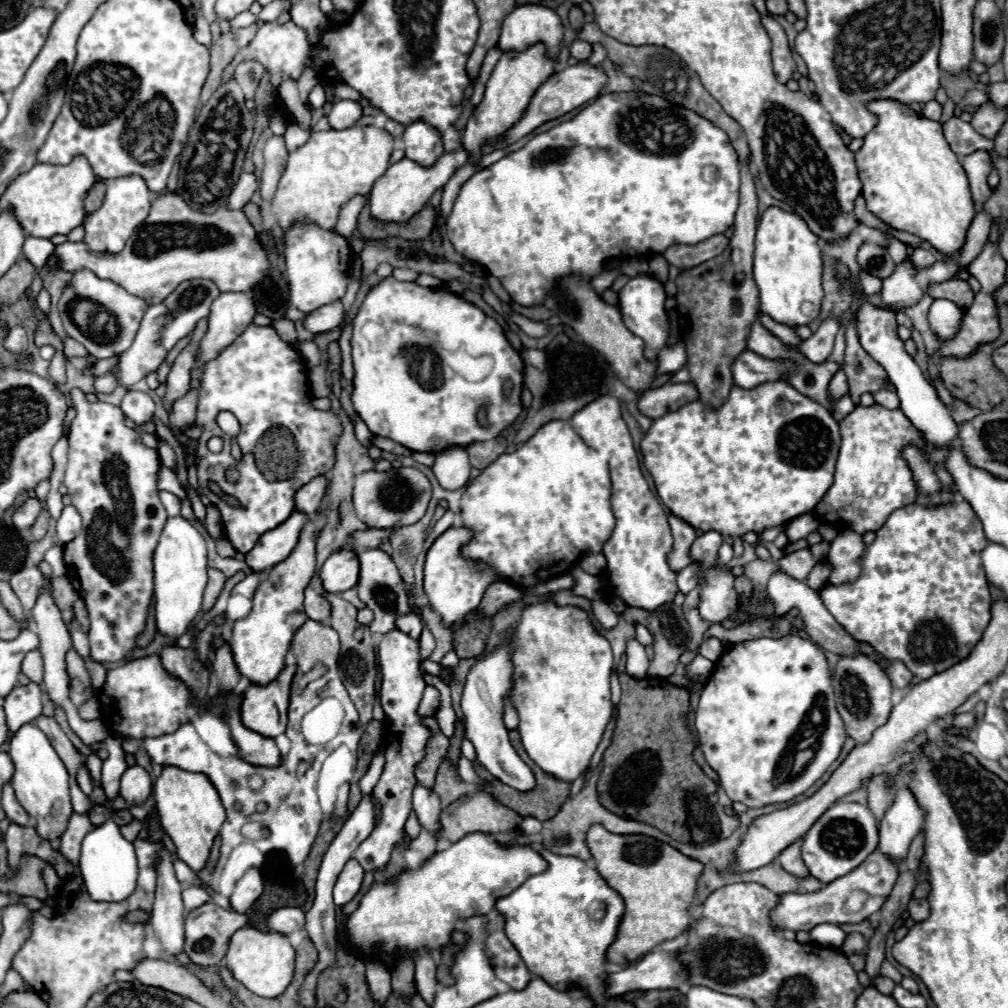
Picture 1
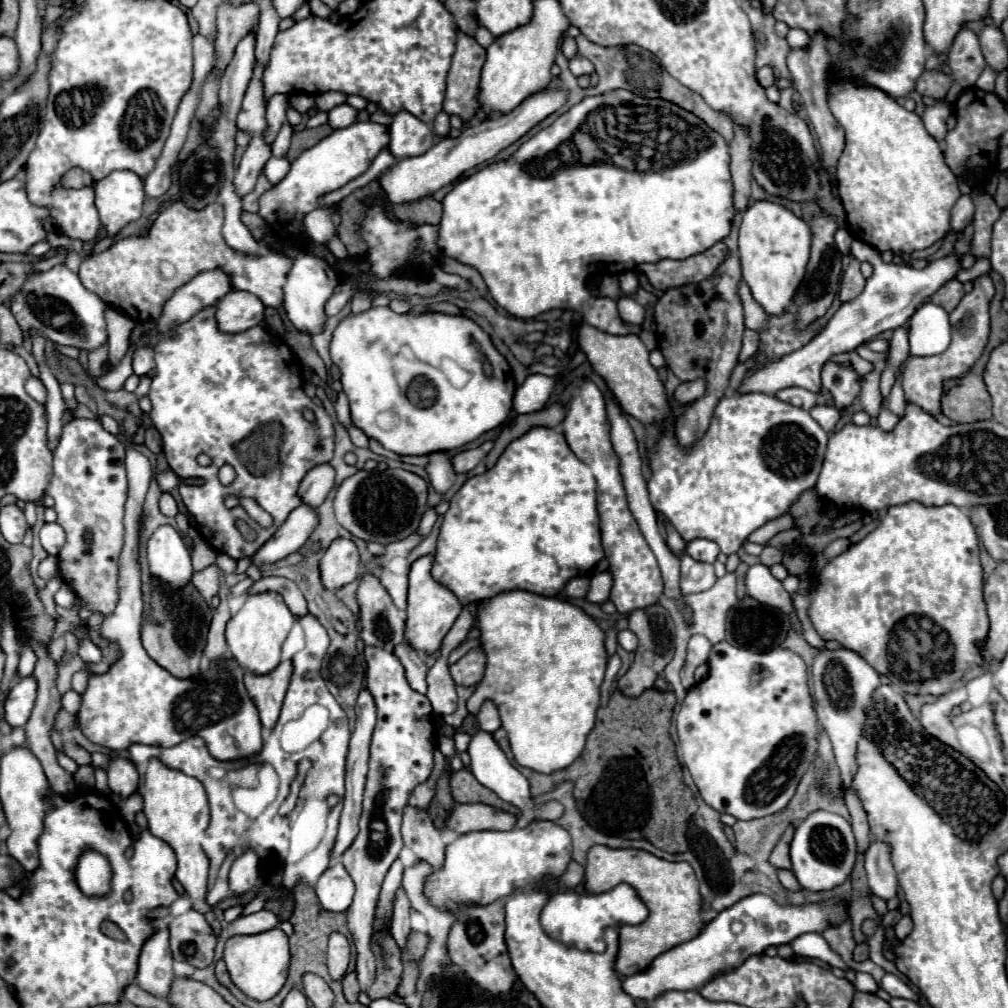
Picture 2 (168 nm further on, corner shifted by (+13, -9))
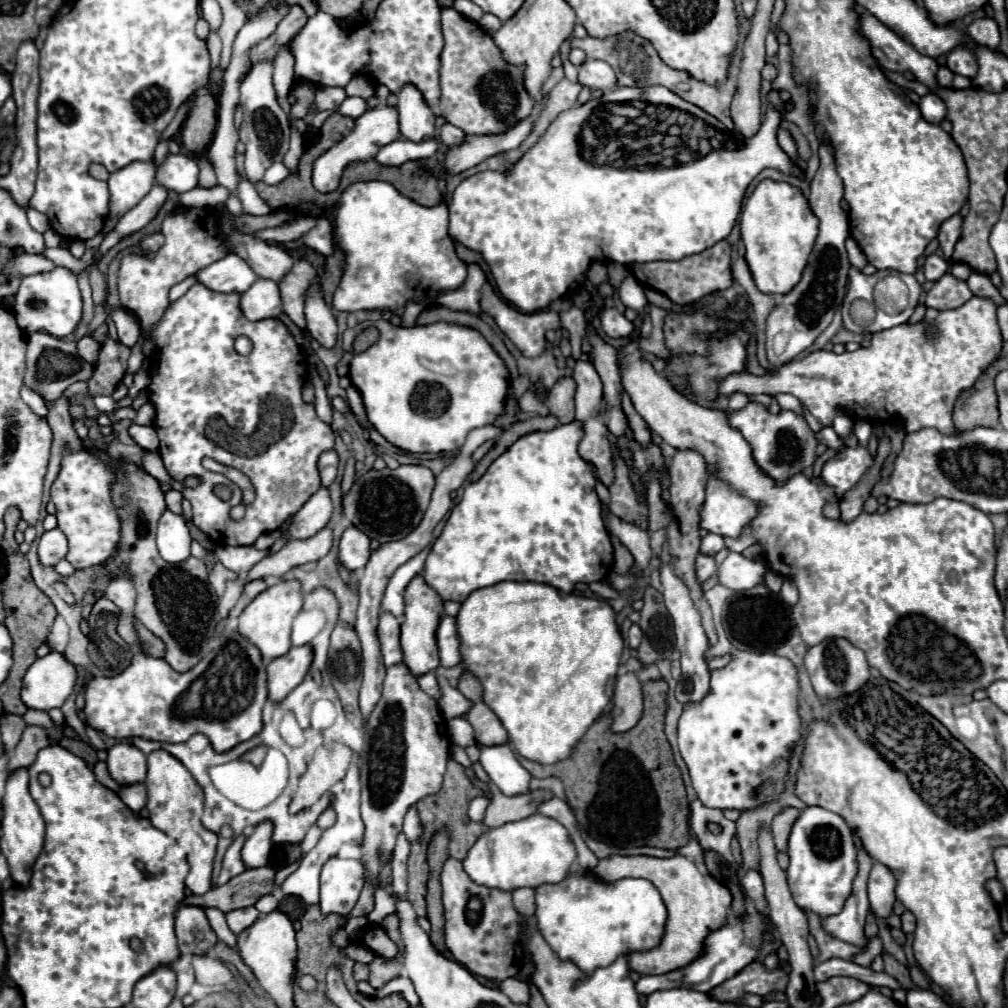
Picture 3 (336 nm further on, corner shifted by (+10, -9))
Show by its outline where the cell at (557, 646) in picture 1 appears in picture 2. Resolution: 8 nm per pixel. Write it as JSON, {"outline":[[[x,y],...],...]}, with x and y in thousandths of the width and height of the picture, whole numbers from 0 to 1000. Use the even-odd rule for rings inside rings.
{"outline":[[[521,585],[497,587],[495,591],[475,597],[473,623],[477,627],[475,637],[481,647],[483,661],[479,675],[473,679],[463,696],[465,706],[473,708],[473,690],[483,690],[483,694],[487,694],[495,704],[513,758],[521,762],[547,768],[568,758],[580,742],[582,728],[590,718],[594,702],[594,683],[604,655],[598,625],[570,599]]]}

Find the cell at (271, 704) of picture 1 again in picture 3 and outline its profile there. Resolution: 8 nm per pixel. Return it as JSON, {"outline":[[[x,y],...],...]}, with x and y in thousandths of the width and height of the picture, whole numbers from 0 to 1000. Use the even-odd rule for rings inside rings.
{"outline":[[[298,641],[288,643],[284,651],[270,655],[264,661],[266,669],[266,692],[268,696],[280,696],[304,671],[310,659],[310,643]]]}

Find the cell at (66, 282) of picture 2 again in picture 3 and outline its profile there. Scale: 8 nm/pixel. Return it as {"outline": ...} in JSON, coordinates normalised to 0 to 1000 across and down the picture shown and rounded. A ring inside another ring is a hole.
{"outline":[[[54,266],[50,270],[26,274],[14,294],[14,312],[18,323],[26,331],[44,327],[56,335],[71,333],[81,317],[81,292],[75,272],[67,266]]]}

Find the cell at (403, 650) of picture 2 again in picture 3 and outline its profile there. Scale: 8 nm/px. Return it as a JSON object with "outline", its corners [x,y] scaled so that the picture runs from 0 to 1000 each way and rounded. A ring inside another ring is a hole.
{"outline":[[[431,665],[415,671],[415,679],[417,679],[417,683],[419,683],[423,688],[427,688],[429,692],[435,692],[435,677],[433,677]]]}

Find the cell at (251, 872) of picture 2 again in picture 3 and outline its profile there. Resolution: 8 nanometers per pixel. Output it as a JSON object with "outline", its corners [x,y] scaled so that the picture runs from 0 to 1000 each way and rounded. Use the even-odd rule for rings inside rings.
{"outline":[[[260,815],[252,821],[252,827],[244,833],[244,837],[240,841],[240,855],[246,863],[264,859],[266,847],[268,847],[268,841],[270,841],[268,829],[270,829],[270,817]]]}

